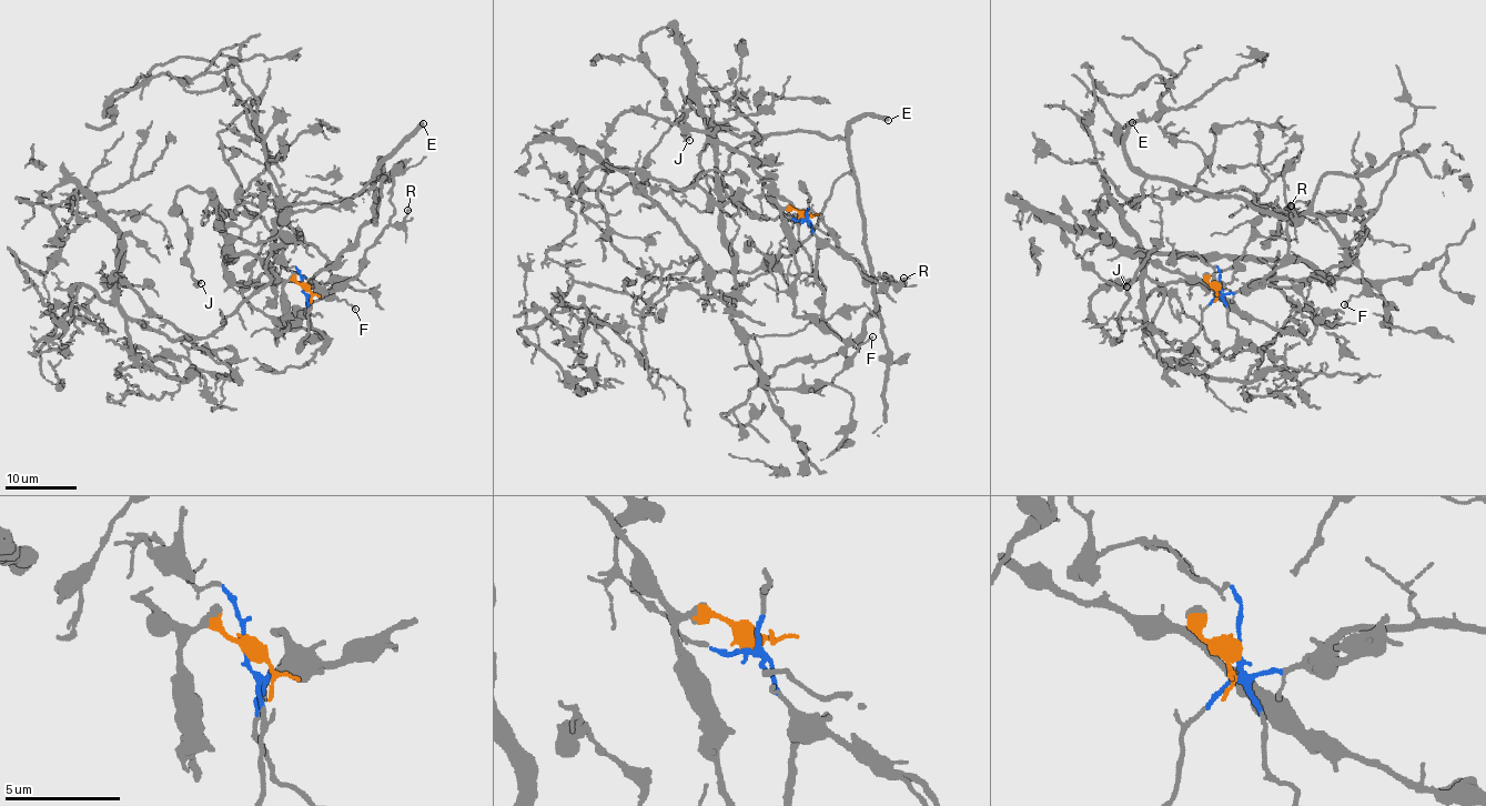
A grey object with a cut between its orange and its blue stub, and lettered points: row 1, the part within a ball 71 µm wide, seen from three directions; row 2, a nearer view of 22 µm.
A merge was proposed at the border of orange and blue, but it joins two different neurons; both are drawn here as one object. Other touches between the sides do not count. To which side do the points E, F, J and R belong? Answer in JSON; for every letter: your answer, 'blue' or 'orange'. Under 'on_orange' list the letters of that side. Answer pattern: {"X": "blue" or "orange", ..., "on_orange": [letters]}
{"E": "blue", "F": "blue", "J": "orange", "R": "blue", "on_orange": ["J"]}

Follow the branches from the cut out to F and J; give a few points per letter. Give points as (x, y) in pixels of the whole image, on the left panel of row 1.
F: (303, 286), (311, 294), (311, 279), (315, 283), (320, 271), (333, 267), (332, 293), (355, 309)
J: (303, 286), (256, 257), (236, 254), (212, 197), (186, 188), (175, 205), (188, 224), (184, 258), (201, 283)

